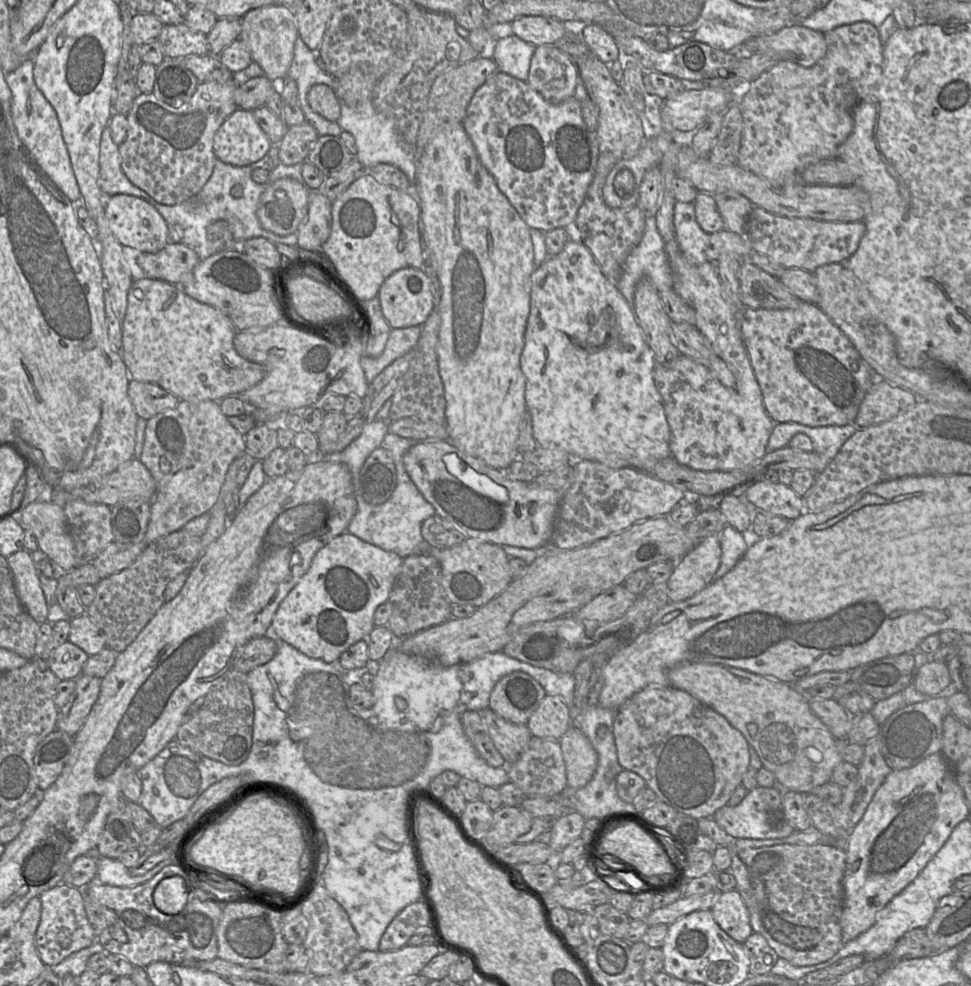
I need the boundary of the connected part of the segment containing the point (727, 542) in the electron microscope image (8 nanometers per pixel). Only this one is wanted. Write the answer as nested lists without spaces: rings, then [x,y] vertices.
[[[726,525],[718,536],[722,555],[720,566],[715,574],[715,579],[723,577],[734,568],[749,548],[742,533],[730,525]]]

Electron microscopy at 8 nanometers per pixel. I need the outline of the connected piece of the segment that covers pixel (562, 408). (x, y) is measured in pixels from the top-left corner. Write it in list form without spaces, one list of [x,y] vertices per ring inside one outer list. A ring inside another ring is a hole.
[[[570,240],[559,254],[549,255],[541,265],[536,266],[531,277],[530,313],[524,348],[520,356],[520,367],[526,380],[526,408],[531,414],[533,436],[538,446],[564,450],[575,460],[597,461],[613,469],[630,467],[643,472],[651,470],[658,461],[671,456],[669,446],[671,431],[662,397],[654,383],[655,366],[653,352],[646,342],[632,305],[626,301],[616,284],[603,274],[597,261],[583,243]]]

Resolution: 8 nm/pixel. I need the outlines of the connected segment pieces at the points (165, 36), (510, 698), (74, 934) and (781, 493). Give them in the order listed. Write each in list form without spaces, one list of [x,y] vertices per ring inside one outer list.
[[[184,23],[164,25],[157,40],[166,57],[210,54],[206,35],[190,29]]]
[[[516,671],[495,684],[489,708],[511,723],[526,725],[545,696],[545,690],[533,677]]]
[[[62,883],[44,891],[39,897],[41,919],[36,931],[35,946],[46,967],[51,968],[59,964],[71,954],[97,941],[85,911],[83,889]]]
[[[756,480],[747,488],[744,499],[758,511],[792,521],[804,511],[804,501],[790,486]]]

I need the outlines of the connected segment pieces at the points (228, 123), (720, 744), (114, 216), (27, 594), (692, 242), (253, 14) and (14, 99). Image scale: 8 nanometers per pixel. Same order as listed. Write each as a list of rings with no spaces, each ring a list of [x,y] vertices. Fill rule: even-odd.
[[[236,109],[214,135],[216,158],[233,166],[248,166],[262,159],[273,144],[250,110]]]
[[[648,686],[631,696],[615,711],[613,734],[623,769],[640,775],[659,801],[696,819],[712,818],[718,809],[727,805],[750,768],[750,745],[743,734],[721,714],[671,686]]]
[[[128,194],[108,196],[105,201],[105,214],[112,234],[125,249],[132,253],[155,253],[169,243],[166,221],[153,205],[140,197]]]
[[[21,550],[7,557],[21,604],[39,624],[47,622],[48,603],[41,588],[31,552]]]
[[[676,202],[674,226],[679,246],[685,257],[693,264],[708,261],[706,246],[709,234],[700,227],[696,220],[694,202]]]
[[[271,4],[248,11],[241,17],[242,32],[239,39],[246,44],[252,60],[259,64],[264,76],[279,83],[287,76],[294,56],[298,29],[294,10],[280,4]]]
[[[24,58],[19,67],[5,74],[5,81],[11,91],[11,114],[17,134],[37,167],[75,203],[81,202],[79,190],[68,150],[62,137],[56,111],[37,88],[33,76],[34,58]]]

